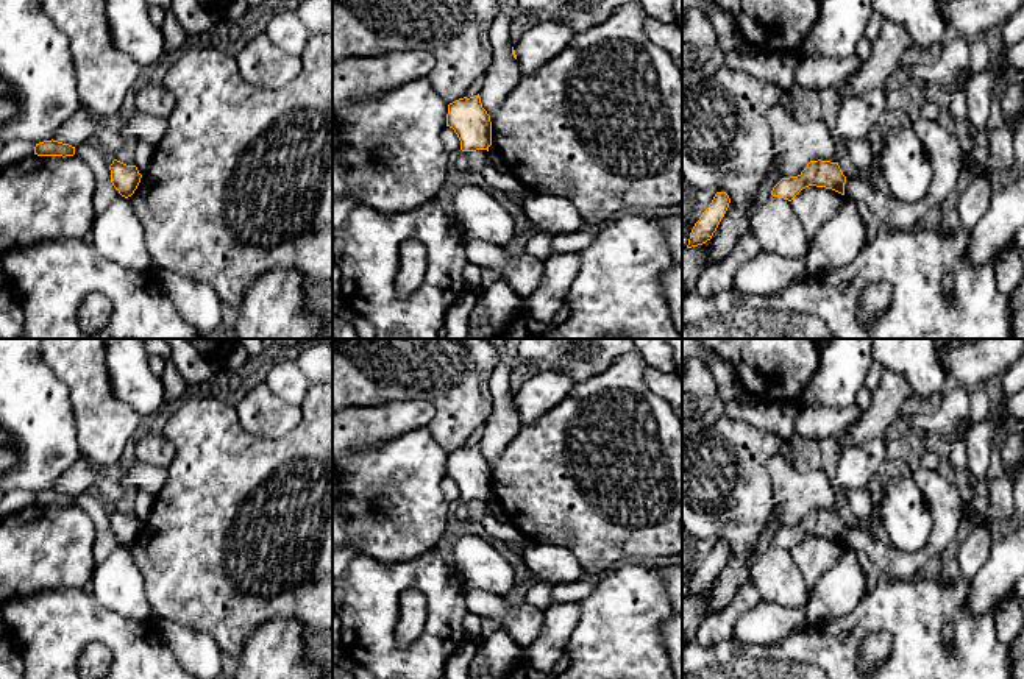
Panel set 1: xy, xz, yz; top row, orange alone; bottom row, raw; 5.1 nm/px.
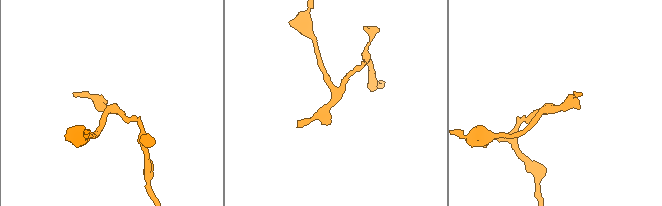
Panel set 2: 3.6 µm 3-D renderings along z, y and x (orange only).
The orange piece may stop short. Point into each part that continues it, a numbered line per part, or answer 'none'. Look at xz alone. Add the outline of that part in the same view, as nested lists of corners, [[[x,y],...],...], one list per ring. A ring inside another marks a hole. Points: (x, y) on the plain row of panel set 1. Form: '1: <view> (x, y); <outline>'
none

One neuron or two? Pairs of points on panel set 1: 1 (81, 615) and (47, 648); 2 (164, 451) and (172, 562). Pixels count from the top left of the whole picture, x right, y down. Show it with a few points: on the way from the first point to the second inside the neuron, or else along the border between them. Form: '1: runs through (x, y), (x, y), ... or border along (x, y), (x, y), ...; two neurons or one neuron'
1: runs through (74, 622), (55, 640); one neuron
2: border along (163, 433), (174, 448), (174, 458), (167, 467); two neurons

